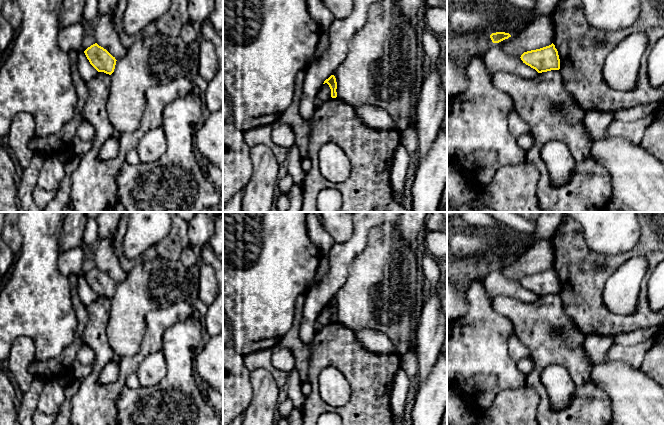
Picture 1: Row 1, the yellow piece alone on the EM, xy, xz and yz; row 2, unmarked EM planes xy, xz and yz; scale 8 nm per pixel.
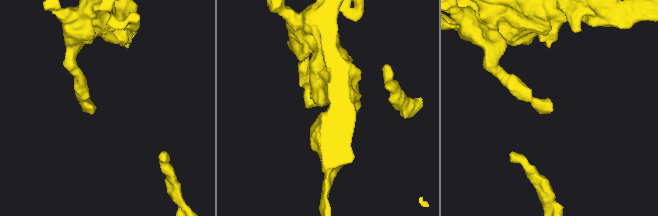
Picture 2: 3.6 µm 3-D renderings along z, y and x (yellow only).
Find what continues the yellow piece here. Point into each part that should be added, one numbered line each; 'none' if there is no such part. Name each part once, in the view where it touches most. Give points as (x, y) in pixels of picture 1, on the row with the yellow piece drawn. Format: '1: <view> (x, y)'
none

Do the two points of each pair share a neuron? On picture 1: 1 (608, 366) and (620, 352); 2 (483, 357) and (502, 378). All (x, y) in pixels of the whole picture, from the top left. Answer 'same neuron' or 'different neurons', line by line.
1: different neurons
2: same neuron

